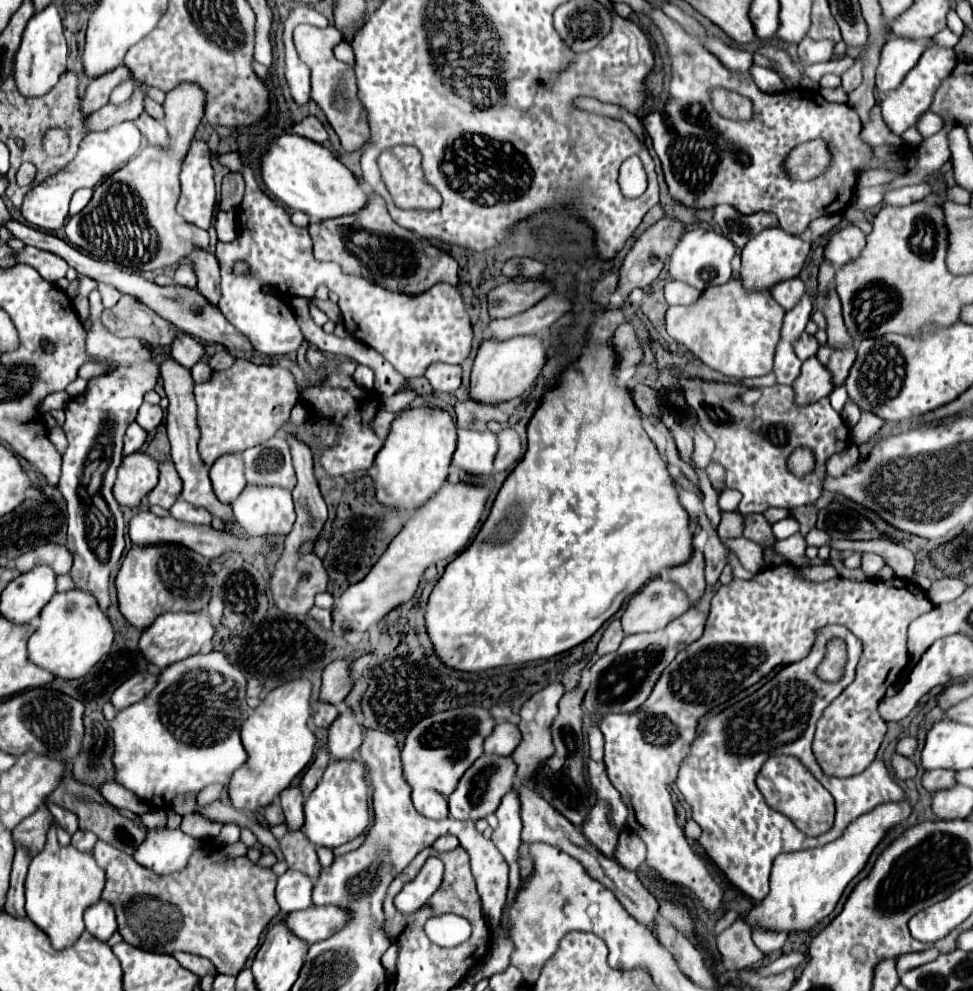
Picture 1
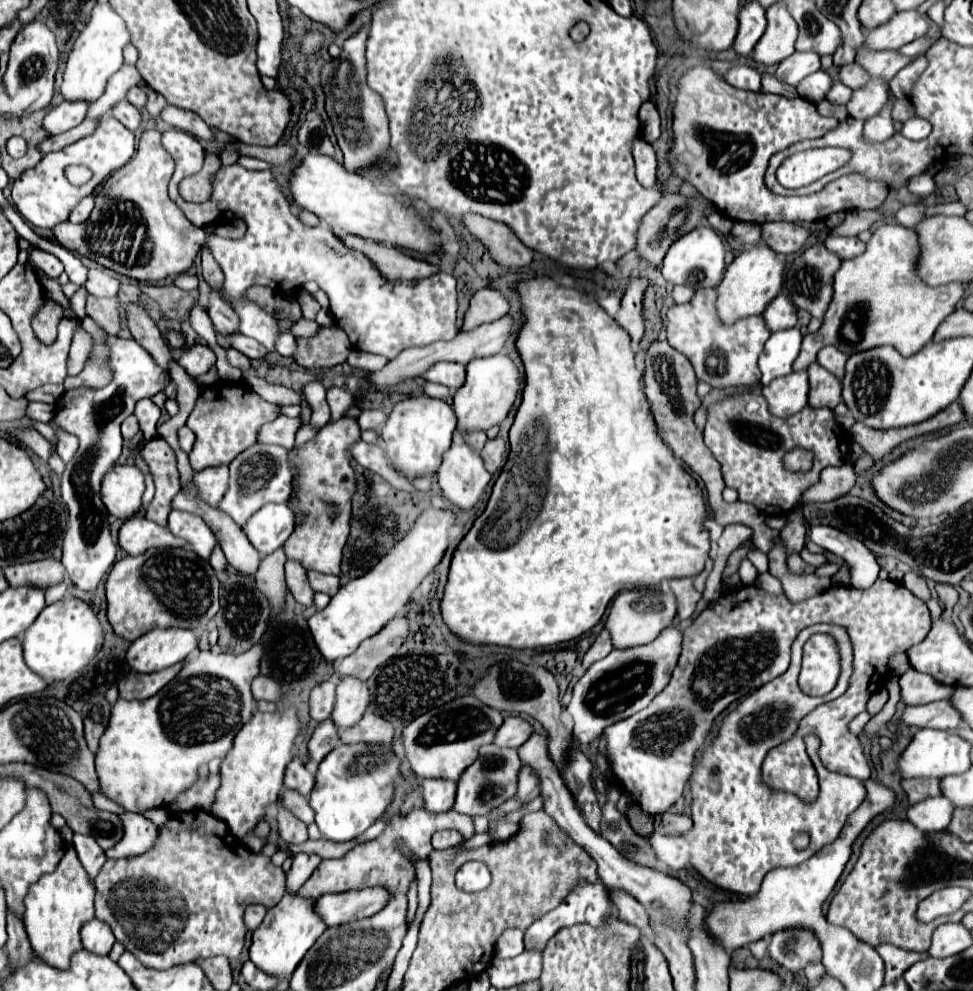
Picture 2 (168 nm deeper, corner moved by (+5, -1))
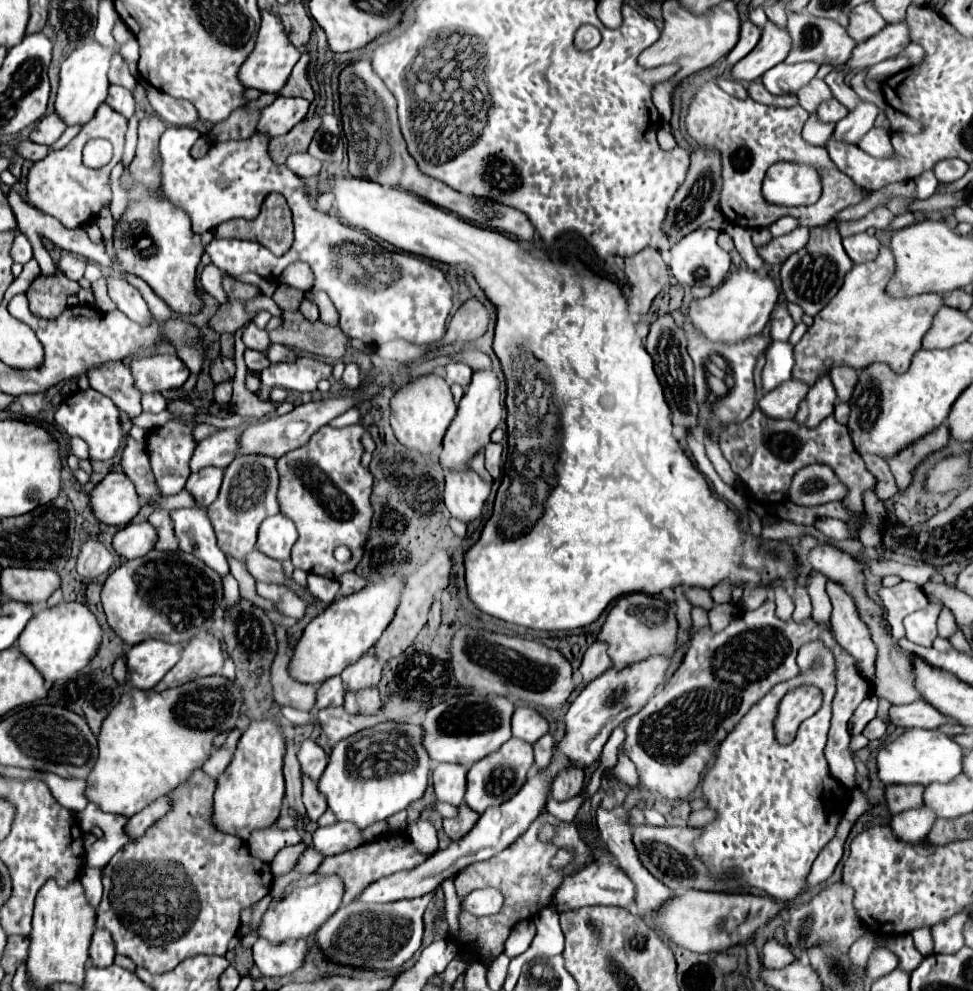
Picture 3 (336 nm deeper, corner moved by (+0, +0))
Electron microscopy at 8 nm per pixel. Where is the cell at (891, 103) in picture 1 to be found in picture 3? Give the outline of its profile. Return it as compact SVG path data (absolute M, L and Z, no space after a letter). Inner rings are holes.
M872 128L858 144L866 154L874 158L892 156L892 144L890 144L890 130L886 128Z

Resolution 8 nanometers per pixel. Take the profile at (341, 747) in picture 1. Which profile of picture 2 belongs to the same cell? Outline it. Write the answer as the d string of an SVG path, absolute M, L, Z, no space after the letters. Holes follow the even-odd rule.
M345 677L337 683L337 701L331 719L337 729L353 727L365 713L369 705L369 691L363 681Z

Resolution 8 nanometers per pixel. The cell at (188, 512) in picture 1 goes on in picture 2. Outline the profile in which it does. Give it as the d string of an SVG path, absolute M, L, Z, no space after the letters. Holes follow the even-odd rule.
M173 509L169 513L169 529L177 537L189 541L193 551L199 557L209 559L209 553L213 551L217 539L215 539L215 535L211 533L211 529L205 525L205 521L201 517L193 515L193 513L187 513L187 511Z

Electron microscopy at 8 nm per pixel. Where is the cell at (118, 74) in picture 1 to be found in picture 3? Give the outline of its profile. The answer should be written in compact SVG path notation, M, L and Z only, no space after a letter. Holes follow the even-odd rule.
M48 114L36 124L36 128L28 134L28 138L36 144L46 144L48 146L48 144L56 142L62 136L64 130L66 130L66 124L56 114Z

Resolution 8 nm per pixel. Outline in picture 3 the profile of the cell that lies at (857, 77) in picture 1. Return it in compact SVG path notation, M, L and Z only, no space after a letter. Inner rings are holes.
M828 100L828 102L822 102L820 104L820 108L816 110L816 116L818 116L818 120L822 120L822 122L838 122L838 120L842 120L844 116L848 114L848 110L838 102L838 100Z

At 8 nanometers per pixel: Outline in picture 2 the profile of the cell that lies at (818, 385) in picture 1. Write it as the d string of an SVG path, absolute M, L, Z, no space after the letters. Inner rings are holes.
M793 371L787 377L779 377L761 389L771 413L787 417L803 409L809 401L809 377L807 371Z

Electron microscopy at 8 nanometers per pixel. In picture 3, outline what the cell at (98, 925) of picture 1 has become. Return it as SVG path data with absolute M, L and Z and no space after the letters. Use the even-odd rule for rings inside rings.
M102 928L94 932L90 942L90 960L92 960L92 966L96 968L106 968L114 962L114 940L110 932Z

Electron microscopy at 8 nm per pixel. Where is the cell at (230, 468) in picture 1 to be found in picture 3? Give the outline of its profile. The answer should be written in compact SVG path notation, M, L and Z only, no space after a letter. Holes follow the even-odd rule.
M202 468L200 472L190 474L184 488L192 494L192 498L200 506L206 508L216 500L220 484L222 484L222 476L224 476L224 470L220 468Z

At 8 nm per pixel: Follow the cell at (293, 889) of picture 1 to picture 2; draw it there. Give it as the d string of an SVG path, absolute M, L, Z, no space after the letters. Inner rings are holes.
M299 853L293 857L293 865L287 871L287 883L285 883L285 893L287 895L299 895L299 889L303 887L303 883L311 877L313 869L321 863L321 857L317 855L305 855Z

